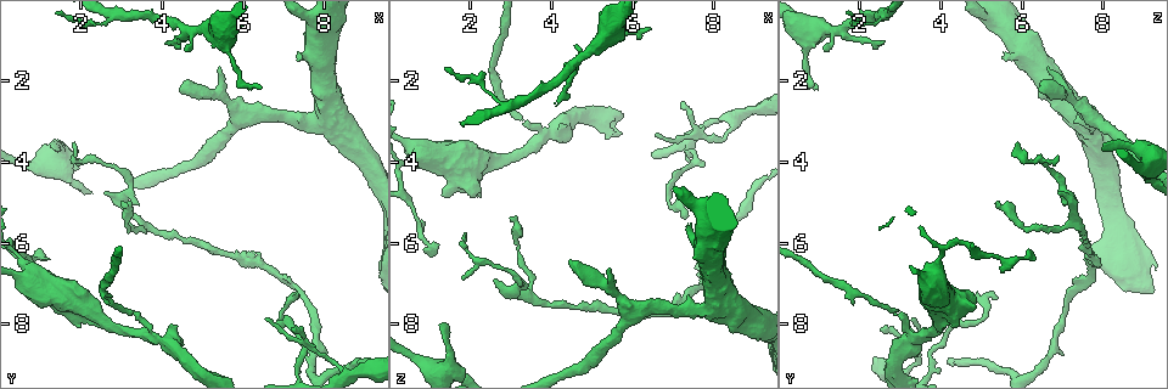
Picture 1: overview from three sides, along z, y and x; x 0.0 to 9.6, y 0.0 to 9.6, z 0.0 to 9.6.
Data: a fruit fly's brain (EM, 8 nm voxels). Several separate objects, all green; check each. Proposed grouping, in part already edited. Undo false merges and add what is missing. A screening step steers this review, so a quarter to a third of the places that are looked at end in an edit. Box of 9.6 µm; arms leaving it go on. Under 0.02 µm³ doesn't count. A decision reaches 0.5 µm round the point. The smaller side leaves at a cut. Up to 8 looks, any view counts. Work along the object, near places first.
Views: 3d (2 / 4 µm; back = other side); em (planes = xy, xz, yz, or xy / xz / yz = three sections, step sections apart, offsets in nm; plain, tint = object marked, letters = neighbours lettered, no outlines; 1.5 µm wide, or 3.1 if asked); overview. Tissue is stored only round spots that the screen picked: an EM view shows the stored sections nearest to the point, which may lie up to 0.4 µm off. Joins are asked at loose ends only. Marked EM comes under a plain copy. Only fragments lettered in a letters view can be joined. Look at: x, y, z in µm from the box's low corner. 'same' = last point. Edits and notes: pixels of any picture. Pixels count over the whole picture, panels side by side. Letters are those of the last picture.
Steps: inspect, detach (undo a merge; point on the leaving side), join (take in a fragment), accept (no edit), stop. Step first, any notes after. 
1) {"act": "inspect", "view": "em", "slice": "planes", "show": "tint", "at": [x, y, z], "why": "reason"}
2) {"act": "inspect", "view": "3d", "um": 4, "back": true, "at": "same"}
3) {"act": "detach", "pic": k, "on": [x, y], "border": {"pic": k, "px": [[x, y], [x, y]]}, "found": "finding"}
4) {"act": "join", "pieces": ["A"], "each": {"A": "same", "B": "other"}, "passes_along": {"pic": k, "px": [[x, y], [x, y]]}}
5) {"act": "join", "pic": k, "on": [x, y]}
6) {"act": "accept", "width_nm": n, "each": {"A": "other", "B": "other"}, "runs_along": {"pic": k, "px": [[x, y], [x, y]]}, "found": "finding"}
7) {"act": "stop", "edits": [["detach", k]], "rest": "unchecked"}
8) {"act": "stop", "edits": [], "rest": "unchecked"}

{"act": "inspect", "view": "em", "slice": "planes", "show": "letters", "at": [1.30, 7.60, 4.90], "why": "branch stops here"}

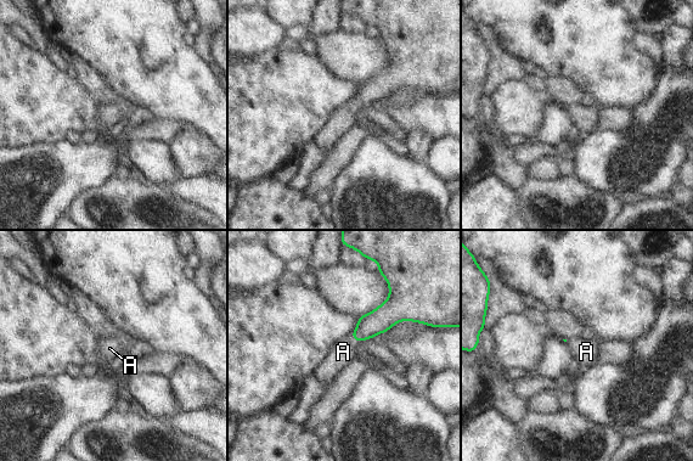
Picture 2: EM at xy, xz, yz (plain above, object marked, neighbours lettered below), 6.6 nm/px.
{"act": "join", "pieces": ["A"], "each": {"A": "same"}, "passes_along": {"pic": 2, "px": [[383, 318], [354, 339], [343, 352]]}, "found": "it goes on there"}

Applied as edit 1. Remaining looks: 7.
{"act": "inspect", "view": "overview", "why": "redraw"}

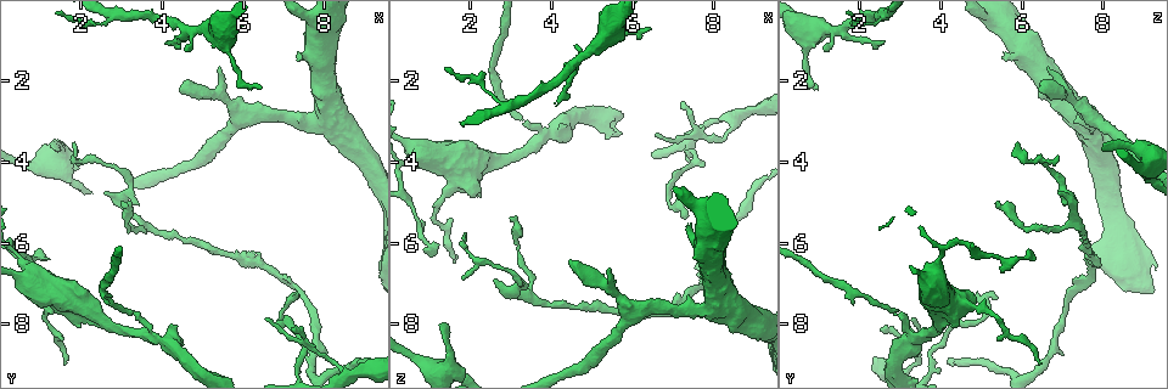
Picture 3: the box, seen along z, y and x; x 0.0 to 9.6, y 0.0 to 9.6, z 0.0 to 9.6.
{"act": "inspect", "view": "3d", "um": 4, "back": true, "at": [7.40, 1.55, 5.60], "why": "free end"}

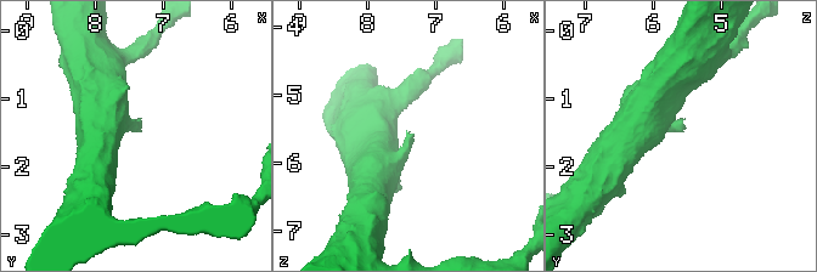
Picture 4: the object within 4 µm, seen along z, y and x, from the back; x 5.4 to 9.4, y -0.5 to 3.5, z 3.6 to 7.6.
{"act": "inspect", "view": "em", "slice": "planes", "show": "letters", "at": [7.35, 1.50, 5.60], "why": "now the EM"}

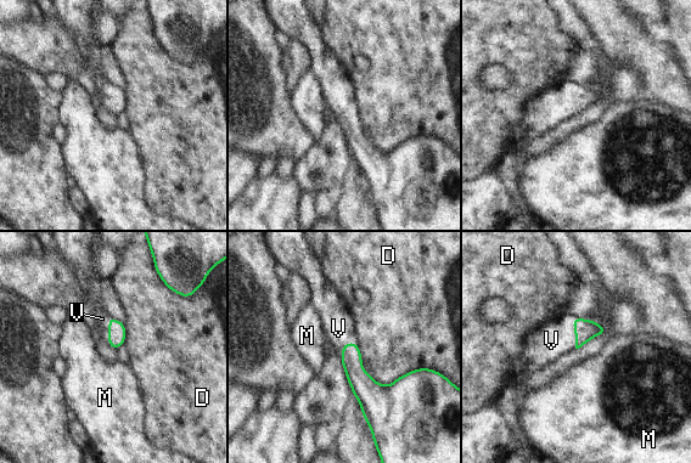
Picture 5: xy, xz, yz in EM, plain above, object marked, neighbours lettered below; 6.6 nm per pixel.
{"act": "join", "pieces": ["V"], "width_nm": 110, "each": {"D": "other", "M": "other", "V": "same"}, "passes_along": {"pic": 5, "px": [[585, 329], [574, 332], [551, 340]]}, "found": "the cell continues"}

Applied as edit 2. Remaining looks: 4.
{"act": "inspect", "view": "overview"}

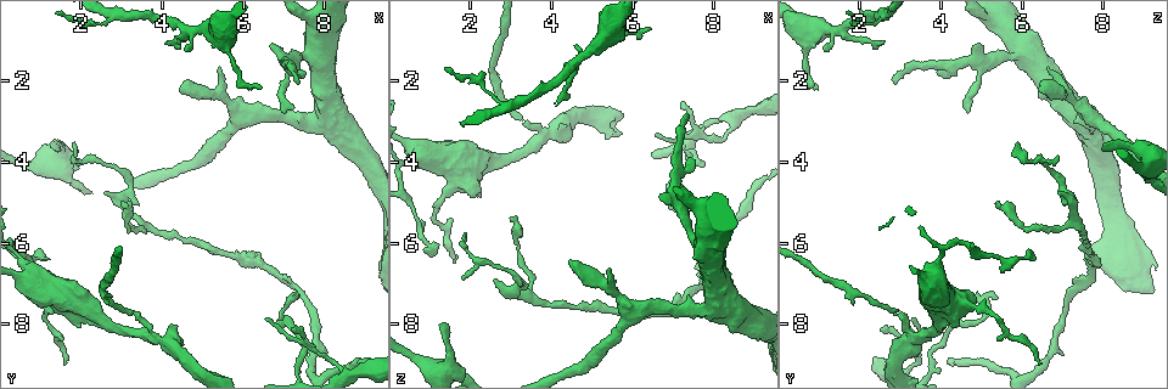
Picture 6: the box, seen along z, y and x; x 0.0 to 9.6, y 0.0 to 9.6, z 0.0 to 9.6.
{"act": "inspect", "view": "3d", "um": 4, "at": [7.25, 8.15, 2.50], "why": "free end"}

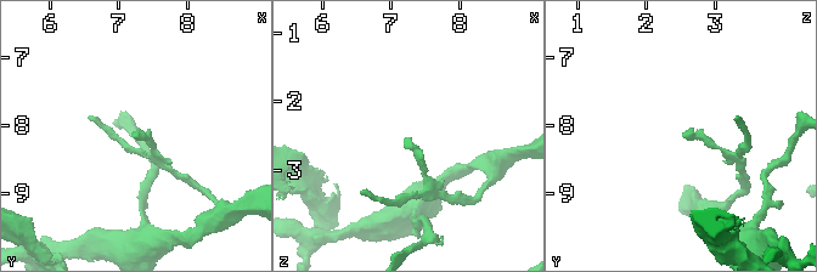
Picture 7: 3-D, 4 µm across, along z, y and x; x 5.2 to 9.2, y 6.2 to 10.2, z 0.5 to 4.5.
{"act": "inspect", "view": "em", "slice": "yz", "step": 8, "show": "letters", "at": [7.20, 8.20, 2.55], "why": "shape alone is not enough"}

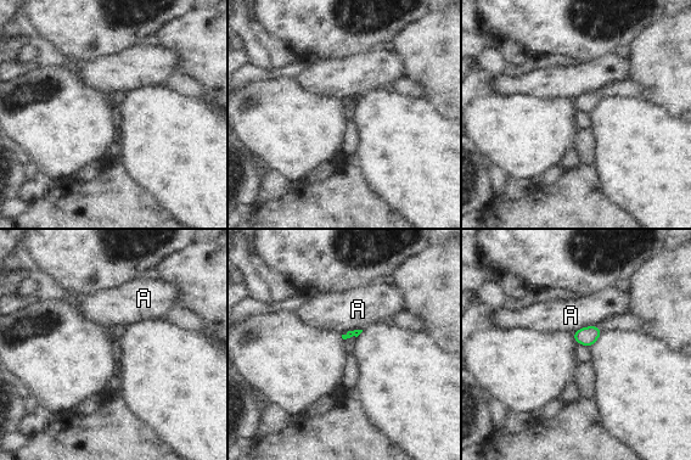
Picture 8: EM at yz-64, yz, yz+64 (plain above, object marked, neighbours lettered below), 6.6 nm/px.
{"act": "inspect", "view": "em", "slice": "planes", "show": "letters", "at": "same"}

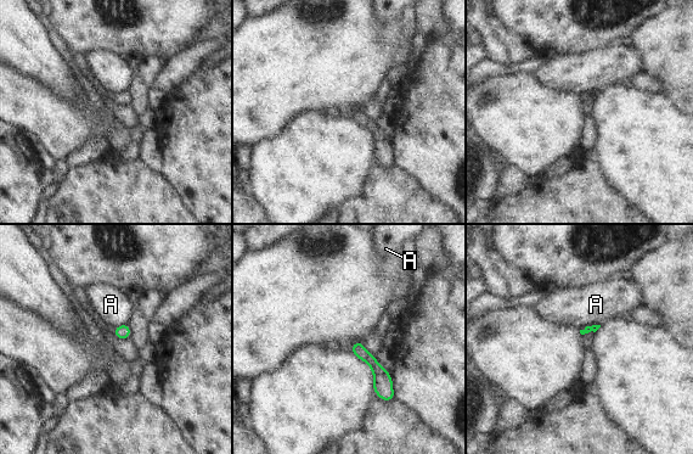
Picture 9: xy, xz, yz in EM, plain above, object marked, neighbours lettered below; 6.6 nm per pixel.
{"act": "accept", "each": {"A": "other"}, "border": {"pic": 9, "px": [[599, 324], [585, 328]]}, "found": "none of them fits"}

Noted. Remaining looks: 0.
{"act": "stop", "edits": [["join", 2], ["join", 5]], "rest": "unchecked"}

